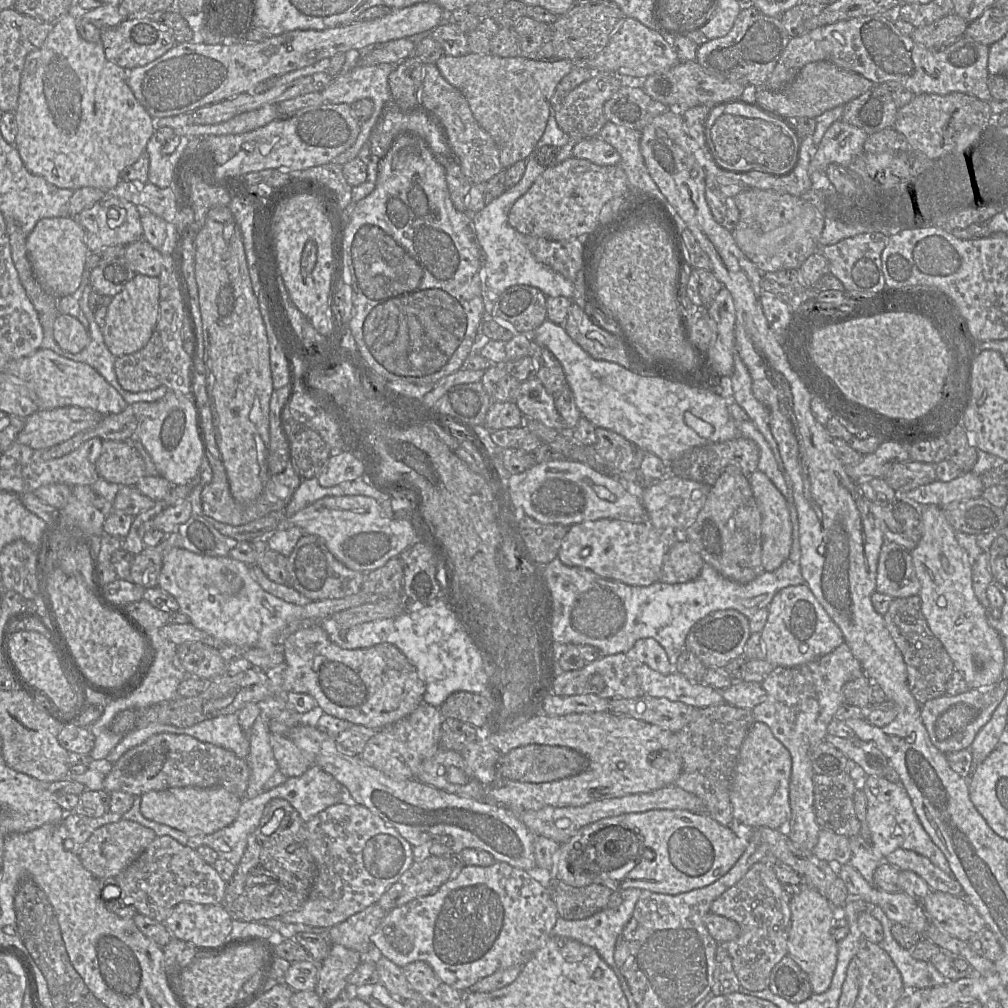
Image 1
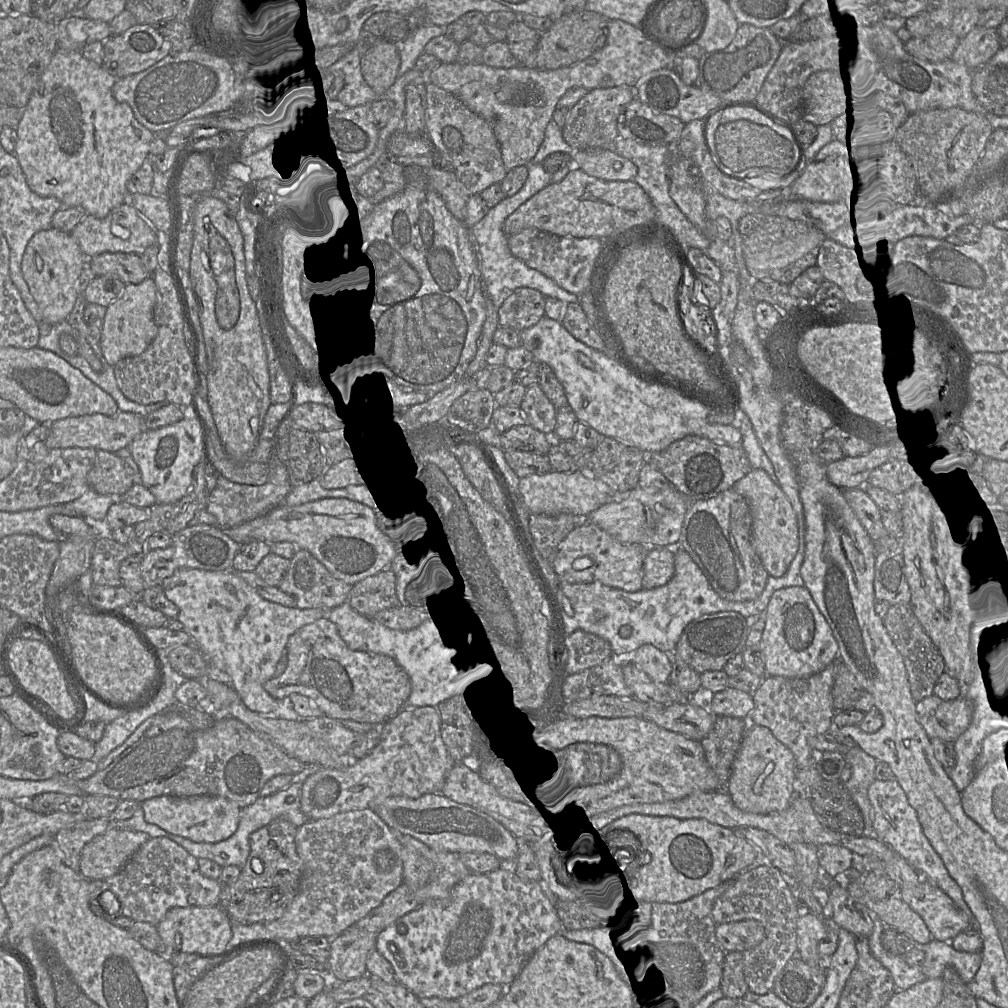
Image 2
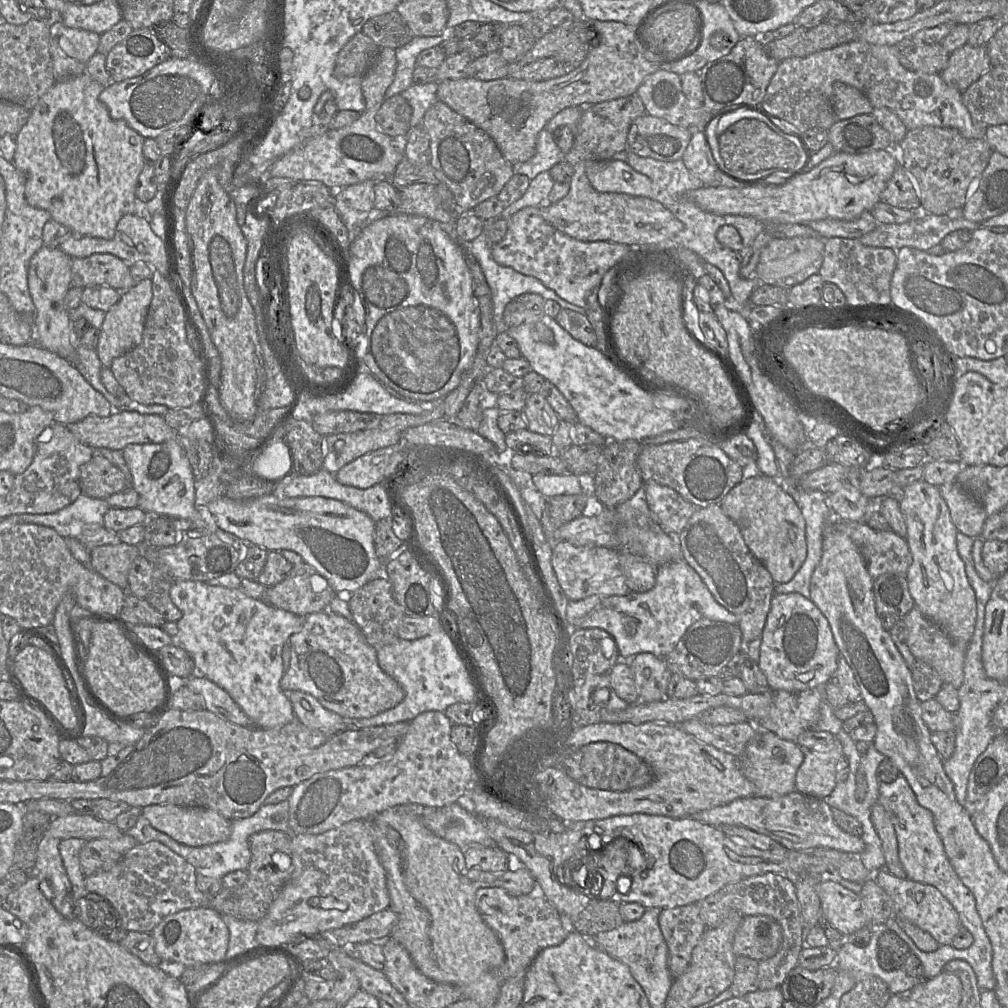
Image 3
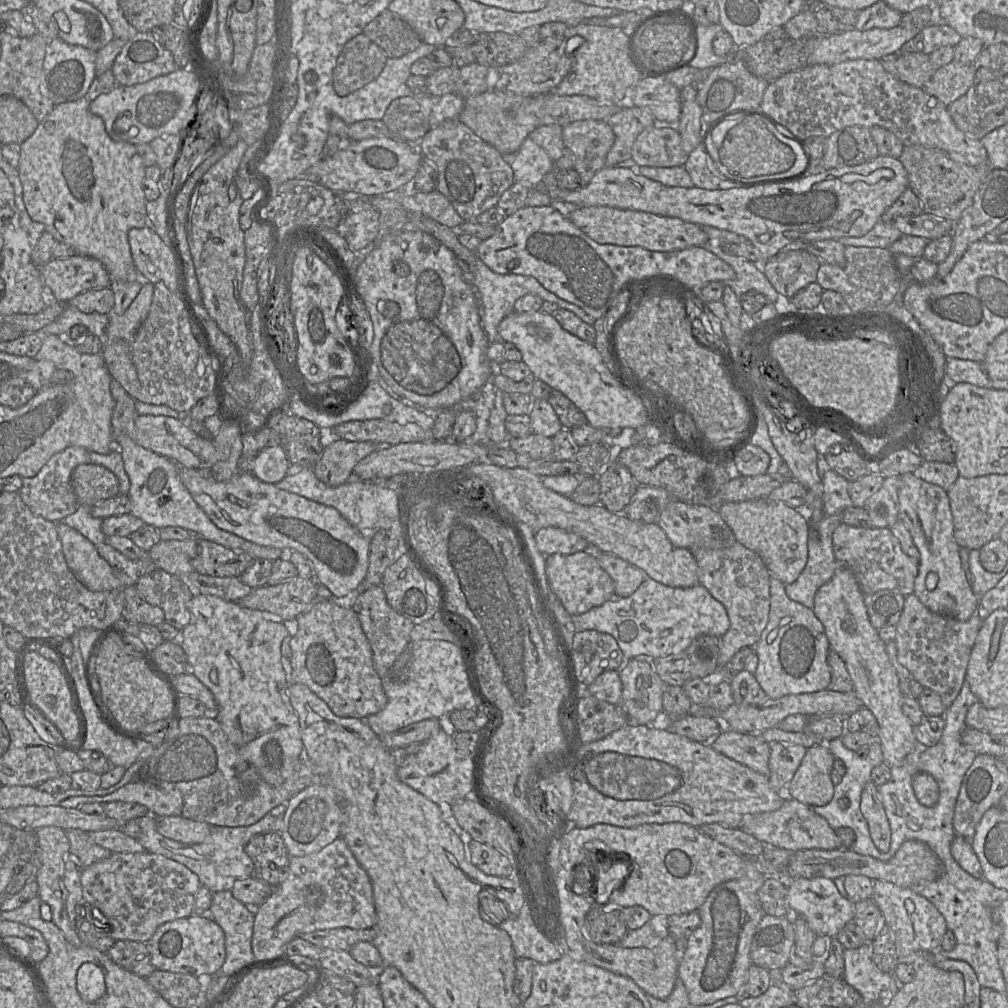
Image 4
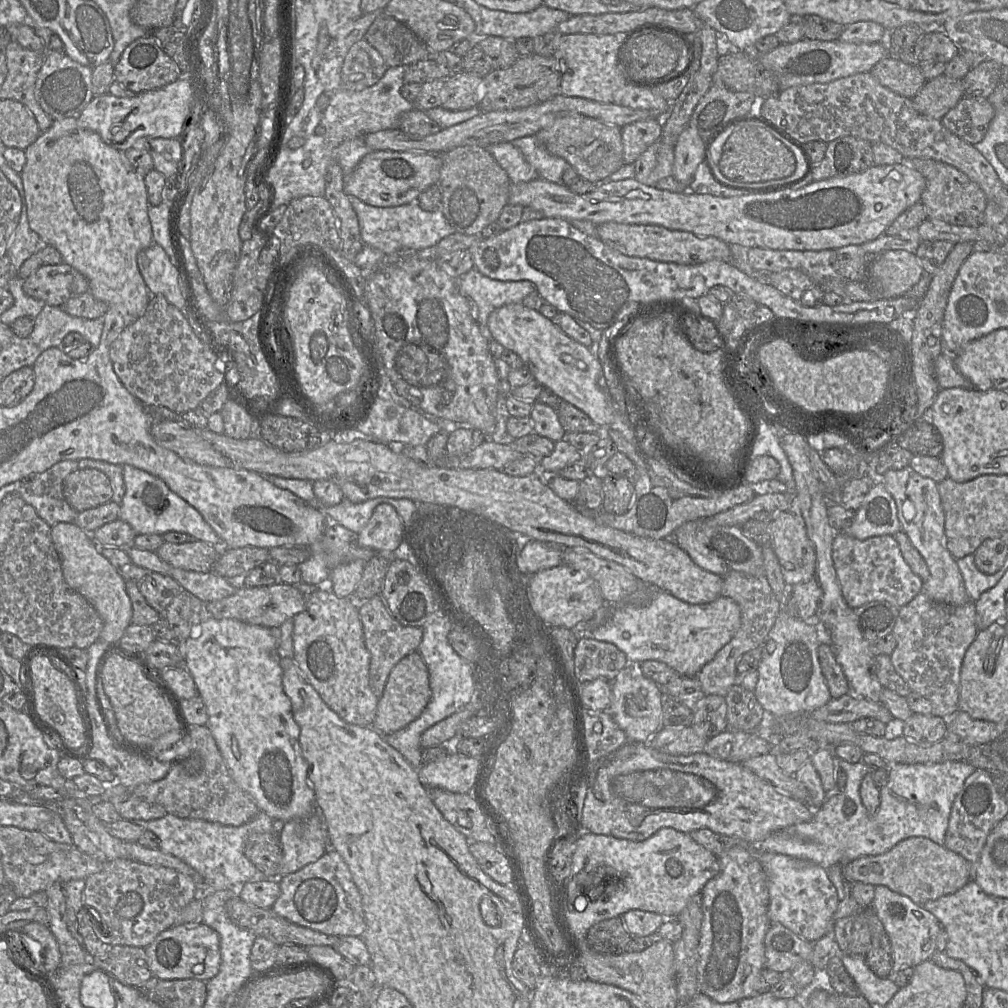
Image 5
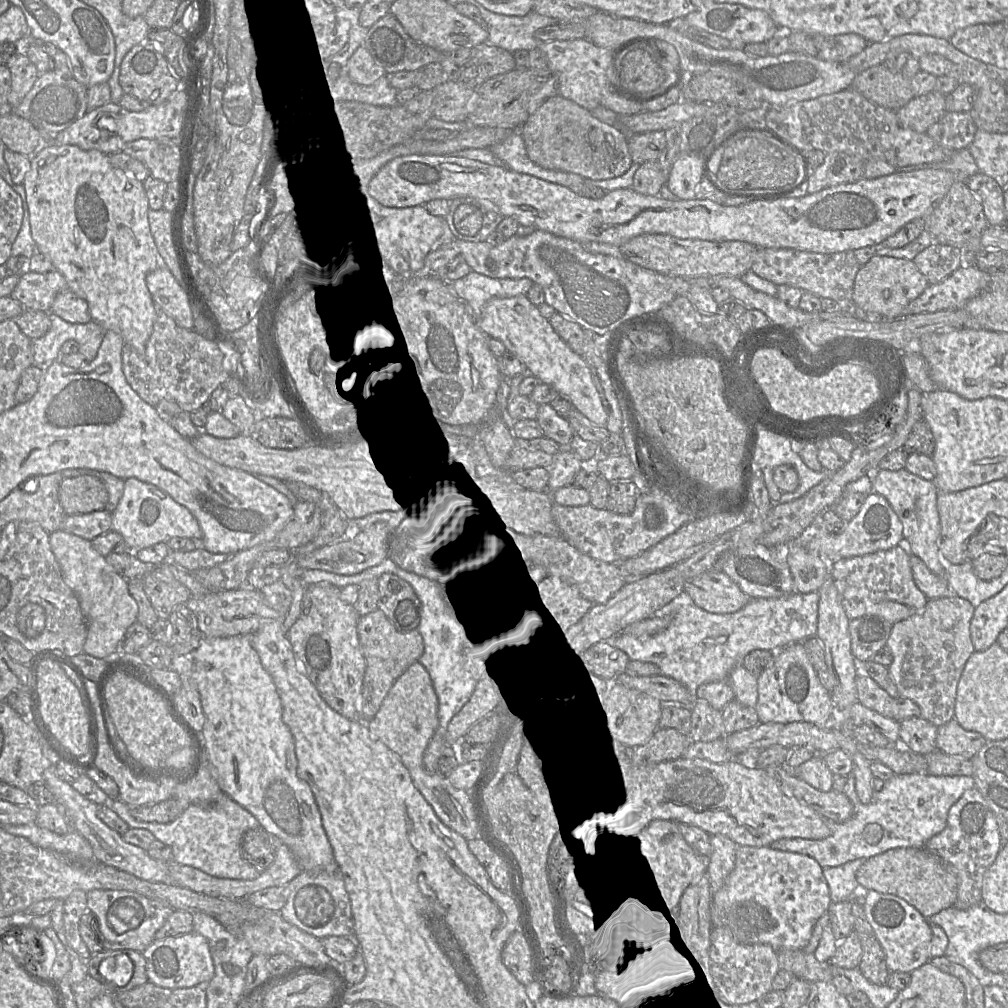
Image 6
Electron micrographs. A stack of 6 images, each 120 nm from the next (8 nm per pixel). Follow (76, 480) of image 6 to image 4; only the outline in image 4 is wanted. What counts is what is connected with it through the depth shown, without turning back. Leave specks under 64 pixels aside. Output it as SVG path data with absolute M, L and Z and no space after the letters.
M93 463L78 465L71 474L71 485L79 504L89 507L119 495L115 474Z

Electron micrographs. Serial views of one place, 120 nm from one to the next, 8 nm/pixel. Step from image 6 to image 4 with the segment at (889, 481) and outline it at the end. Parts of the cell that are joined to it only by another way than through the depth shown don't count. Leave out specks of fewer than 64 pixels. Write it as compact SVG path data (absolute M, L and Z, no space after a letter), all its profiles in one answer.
M915 473L898 477L898 519L906 525L920 553L913 593L930 611L967 621L977 609L977 597L962 568L947 491L922 480Z

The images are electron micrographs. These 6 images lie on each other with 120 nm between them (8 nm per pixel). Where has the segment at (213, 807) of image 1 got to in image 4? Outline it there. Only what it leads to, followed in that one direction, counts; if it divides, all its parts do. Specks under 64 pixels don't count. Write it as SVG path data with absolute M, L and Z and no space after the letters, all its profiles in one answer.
M180 816L156 817L159 834L185 844L202 843L210 834L211 825Z

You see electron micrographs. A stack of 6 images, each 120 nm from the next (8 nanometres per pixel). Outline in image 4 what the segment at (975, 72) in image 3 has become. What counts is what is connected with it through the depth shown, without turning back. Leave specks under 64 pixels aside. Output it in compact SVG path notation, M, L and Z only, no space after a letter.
M953 60L938 68L923 88L928 94L949 106L975 83L974 65L961 64Z

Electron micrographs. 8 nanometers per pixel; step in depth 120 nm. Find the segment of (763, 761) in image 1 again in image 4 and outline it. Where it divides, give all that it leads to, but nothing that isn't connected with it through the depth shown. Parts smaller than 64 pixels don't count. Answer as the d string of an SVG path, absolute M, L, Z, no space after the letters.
M782 743L770 745L768 781L775 791L785 794L806 751L807 749L801 745Z

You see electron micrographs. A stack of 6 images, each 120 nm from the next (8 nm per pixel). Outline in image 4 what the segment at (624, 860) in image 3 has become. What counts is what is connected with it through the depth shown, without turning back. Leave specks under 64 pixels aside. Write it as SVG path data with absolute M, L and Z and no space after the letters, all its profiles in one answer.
M616 859L599 860L598 865L593 866L593 876L598 874L599 879L602 879L602 889L595 888L593 891L595 906L607 904L614 889L621 887L629 873L630 869L627 869L624 864Z

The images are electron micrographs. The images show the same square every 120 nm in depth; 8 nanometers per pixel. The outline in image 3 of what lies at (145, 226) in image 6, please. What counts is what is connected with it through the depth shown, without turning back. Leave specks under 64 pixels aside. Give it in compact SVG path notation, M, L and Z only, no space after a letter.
M86 71L74 78L55 82L30 111L27 123L16 135L13 163L25 175L25 199L30 206L48 211L52 220L68 227L72 234L110 240L116 234L118 221L124 215L136 212L135 191L139 174L143 170L146 159L142 149L145 138L129 127L125 121L115 120L110 116L107 107L99 100L99 95L103 90L104 86L92 79Z

